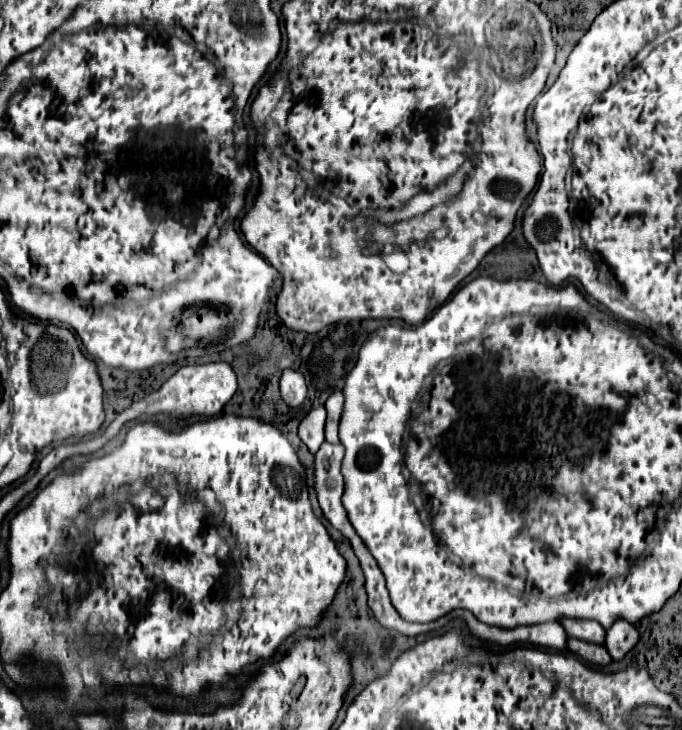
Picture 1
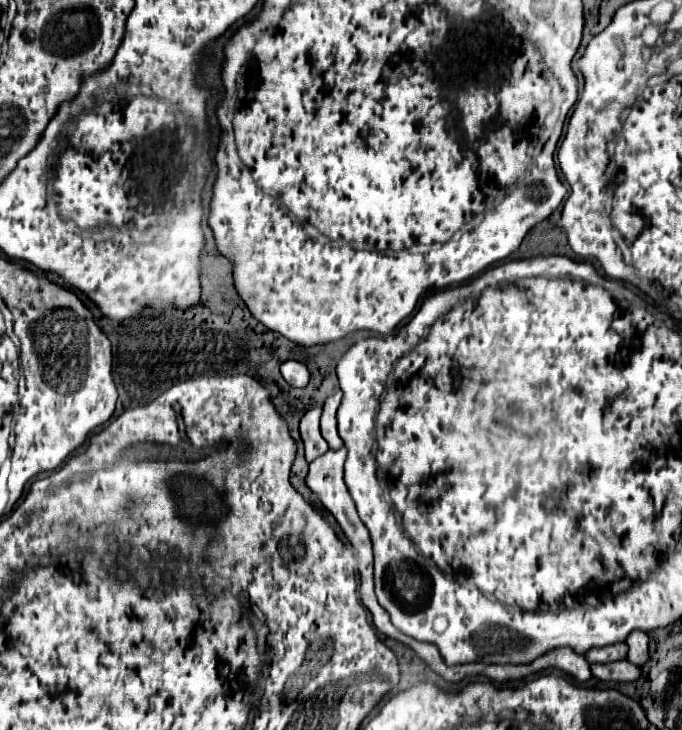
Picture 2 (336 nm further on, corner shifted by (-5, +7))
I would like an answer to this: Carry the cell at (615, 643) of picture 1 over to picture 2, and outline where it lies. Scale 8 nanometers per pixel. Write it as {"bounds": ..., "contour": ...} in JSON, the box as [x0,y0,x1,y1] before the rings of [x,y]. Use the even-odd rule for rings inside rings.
{"bounds":[627,633,649,667],"contour":[[[631,633],[631,635],[629,635],[629,641],[627,641],[627,645],[629,645],[629,655],[627,655],[627,659],[629,659],[633,665],[641,667],[641,665],[645,665],[645,663],[649,661],[647,643],[649,643],[649,639],[647,639],[645,633]]]}

